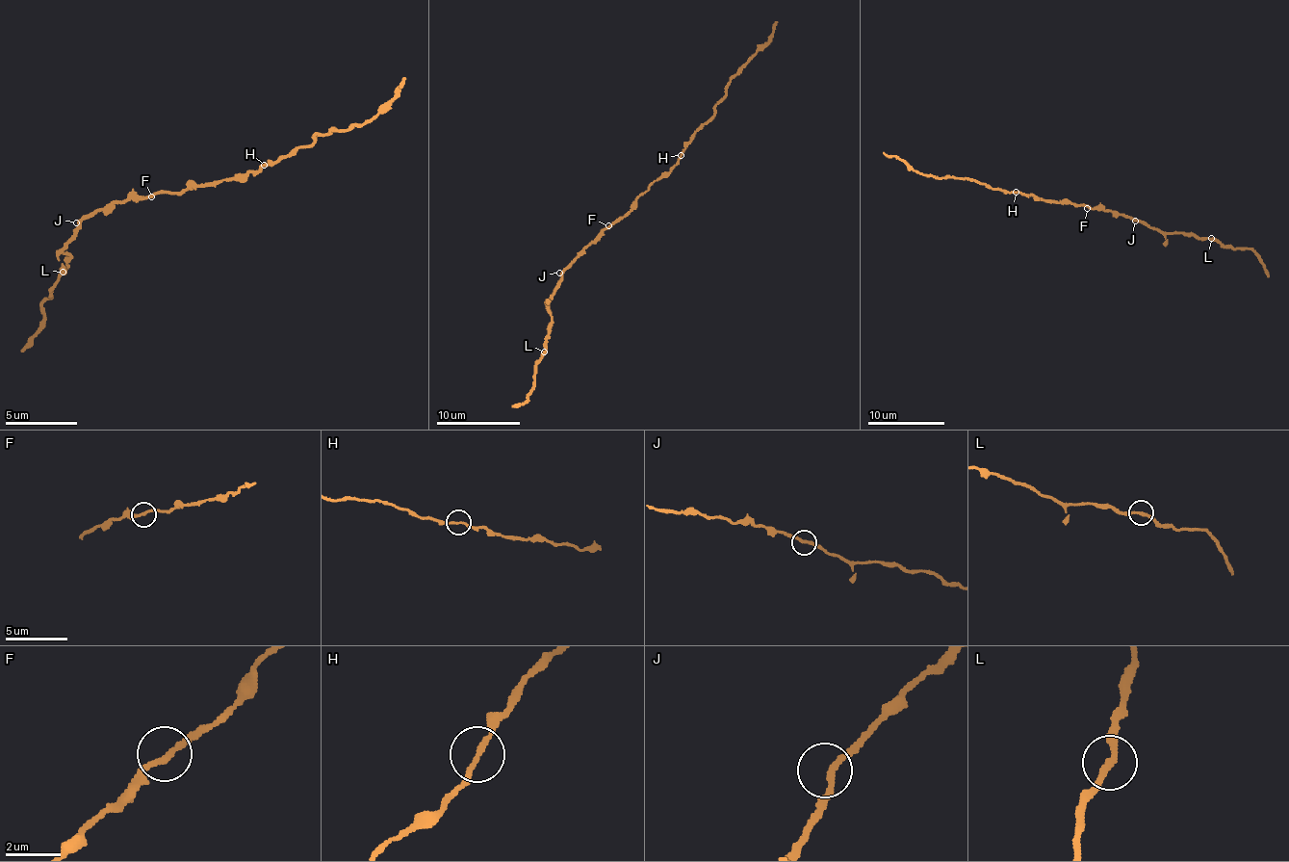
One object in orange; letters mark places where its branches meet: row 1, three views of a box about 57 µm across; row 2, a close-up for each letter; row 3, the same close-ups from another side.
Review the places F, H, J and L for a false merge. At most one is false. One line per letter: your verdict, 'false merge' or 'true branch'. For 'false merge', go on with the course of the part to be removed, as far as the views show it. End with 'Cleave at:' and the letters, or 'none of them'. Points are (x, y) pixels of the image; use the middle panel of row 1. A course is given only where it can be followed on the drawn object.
F: true branch
H: true branch
J: true branch
L: true branch
Cleave at: none of them

